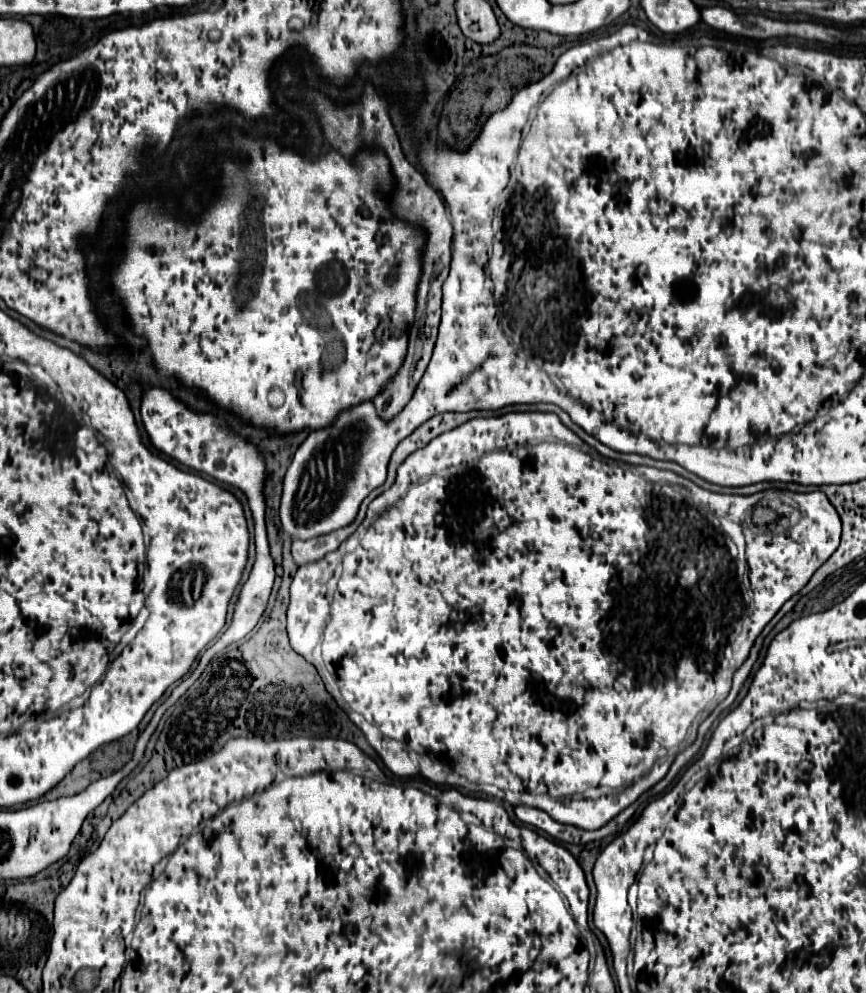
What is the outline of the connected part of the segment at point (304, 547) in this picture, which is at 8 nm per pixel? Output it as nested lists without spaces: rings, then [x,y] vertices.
[[[369,497],[363,505],[361,505],[361,511],[357,515],[357,519],[347,525],[347,527],[341,527],[341,529],[335,529],[331,533],[325,533],[325,535],[319,535],[315,539],[309,539],[309,541],[293,541],[293,547],[291,547],[291,553],[293,553],[293,559],[297,565],[305,565],[305,563],[311,563],[311,561],[319,561],[323,559],[327,553],[335,551],[341,541],[345,541],[357,527],[359,523],[363,521],[365,517],[365,505],[371,501],[373,497]]]

